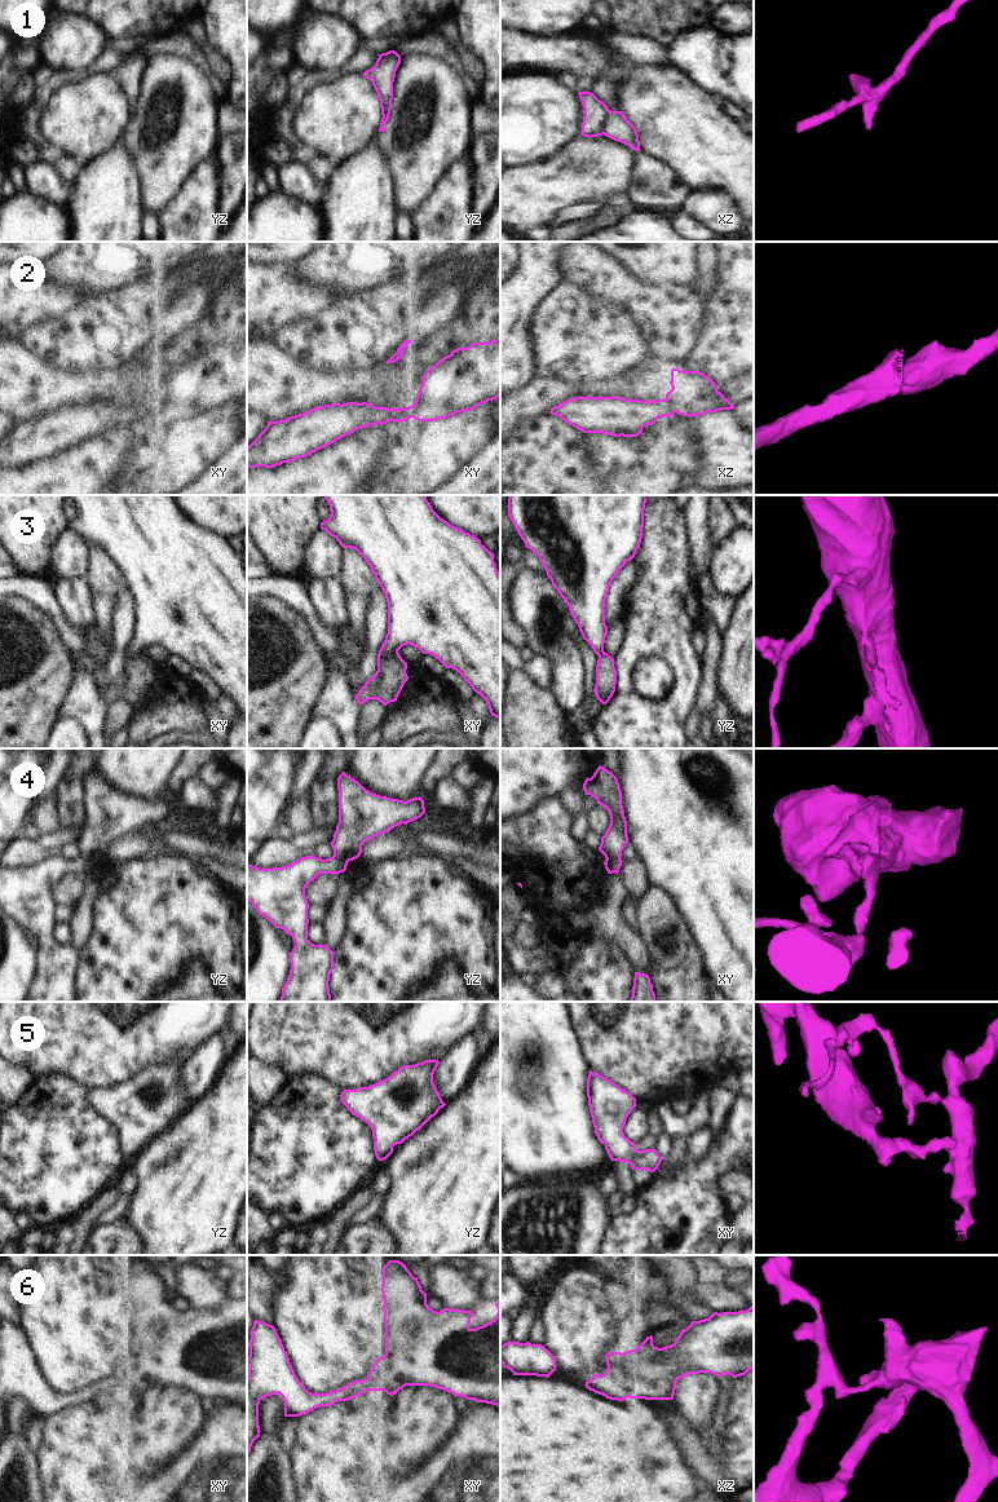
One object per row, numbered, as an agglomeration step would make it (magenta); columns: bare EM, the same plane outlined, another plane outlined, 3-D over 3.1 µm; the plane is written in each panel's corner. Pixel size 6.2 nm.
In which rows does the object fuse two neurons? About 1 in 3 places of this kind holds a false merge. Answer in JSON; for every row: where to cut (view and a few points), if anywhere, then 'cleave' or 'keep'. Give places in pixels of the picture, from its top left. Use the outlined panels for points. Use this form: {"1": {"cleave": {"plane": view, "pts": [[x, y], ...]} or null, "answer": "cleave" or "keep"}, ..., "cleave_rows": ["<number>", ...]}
{"1": {"cleave": {"plane": "yz", "pts": [[400, 57], [384, 57], [375, 66]]}, "answer": "cleave"}, "2": {"cleave": {"plane": "xz", "pts": [[665, 398], [675, 411]]}, "answer": "cleave"}, "3": {"cleave": {"plane": "xy", "pts": [[397, 650], [378, 663]]}, "answer": "cleave"}, "4": {"cleave": {"plane": "yz", "pts": [[334, 855], [347, 862]]}, "answer": "cleave"}, "5": {"cleave": null, "answer": "keep"}, "6": {"cleave": {"plane": "xz", "pts": [[621, 1353], [621, 1357], [608, 1366]]}, "answer": "cleave"}, "cleave_rows": ["1", "2", "3", "4", "6"]}

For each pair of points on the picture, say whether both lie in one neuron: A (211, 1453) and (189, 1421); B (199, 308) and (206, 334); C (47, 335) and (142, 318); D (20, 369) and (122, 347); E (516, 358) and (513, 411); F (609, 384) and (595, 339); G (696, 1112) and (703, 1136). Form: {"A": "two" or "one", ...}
{"A": "two", "B": "two", "C": "one", "D": "two", "E": "two", "F": "two", "G": "two"}

